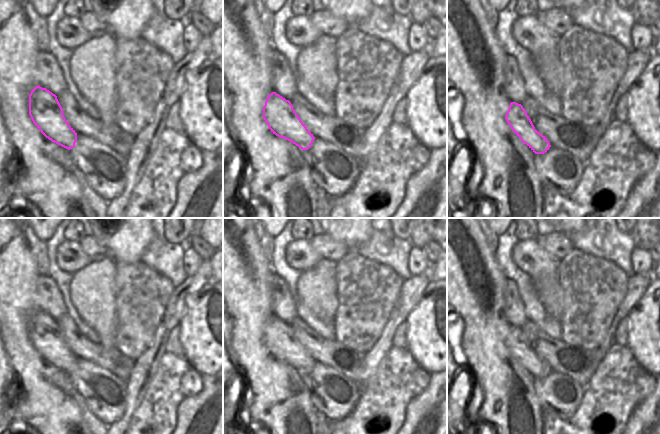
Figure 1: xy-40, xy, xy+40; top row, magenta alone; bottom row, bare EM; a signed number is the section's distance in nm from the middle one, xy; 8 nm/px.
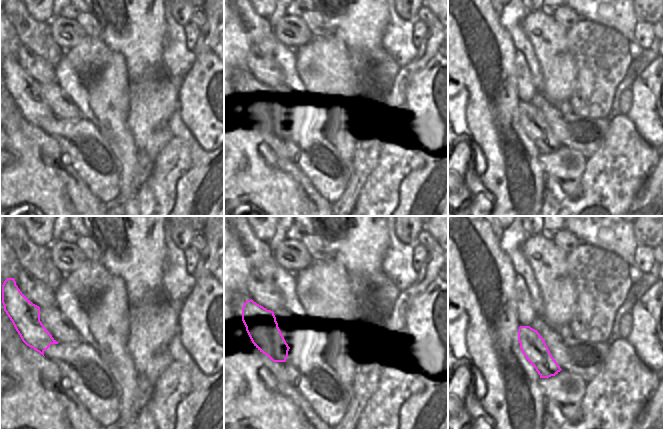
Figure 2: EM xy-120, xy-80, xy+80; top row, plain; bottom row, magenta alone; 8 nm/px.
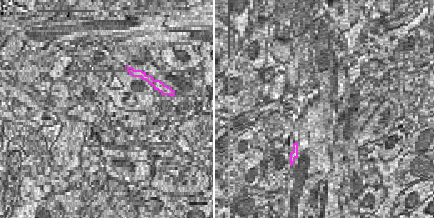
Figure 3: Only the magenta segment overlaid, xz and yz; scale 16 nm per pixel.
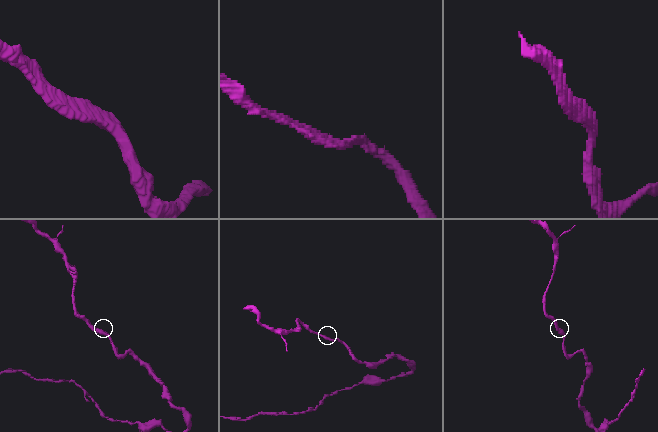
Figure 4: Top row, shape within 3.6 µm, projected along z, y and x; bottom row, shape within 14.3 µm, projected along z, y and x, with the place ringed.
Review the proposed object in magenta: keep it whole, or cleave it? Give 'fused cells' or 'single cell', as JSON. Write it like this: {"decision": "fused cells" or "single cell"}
{"decision": "single cell"}

